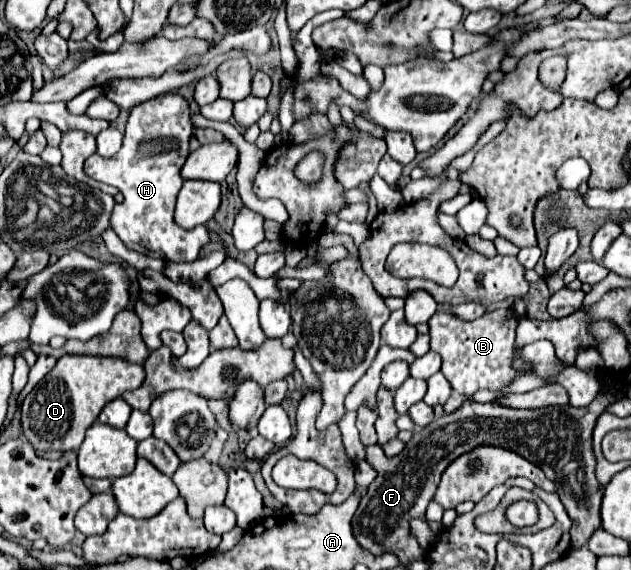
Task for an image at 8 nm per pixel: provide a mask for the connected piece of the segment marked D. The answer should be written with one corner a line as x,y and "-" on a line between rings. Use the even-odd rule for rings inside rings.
63,355
57,365
33,387
21,405
21,435
39,451
71,451
83,443
85,431
93,425
101,409
121,397
125,391
137,389
145,379
143,365
129,363
119,357
93,357
93,355

